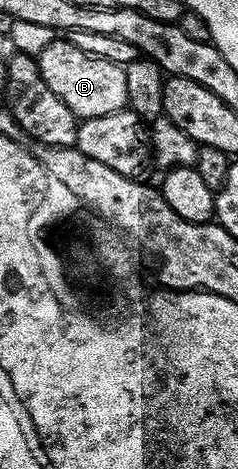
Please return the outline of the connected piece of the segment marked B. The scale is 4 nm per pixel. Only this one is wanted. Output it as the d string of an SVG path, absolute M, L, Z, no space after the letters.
M66 37L54 38L36 58L40 77L44 77L48 89L52 89L79 120L104 117L104 113L116 113L127 106L128 81L124 67L97 59L95 55L84 53L84 49L76 49Z

